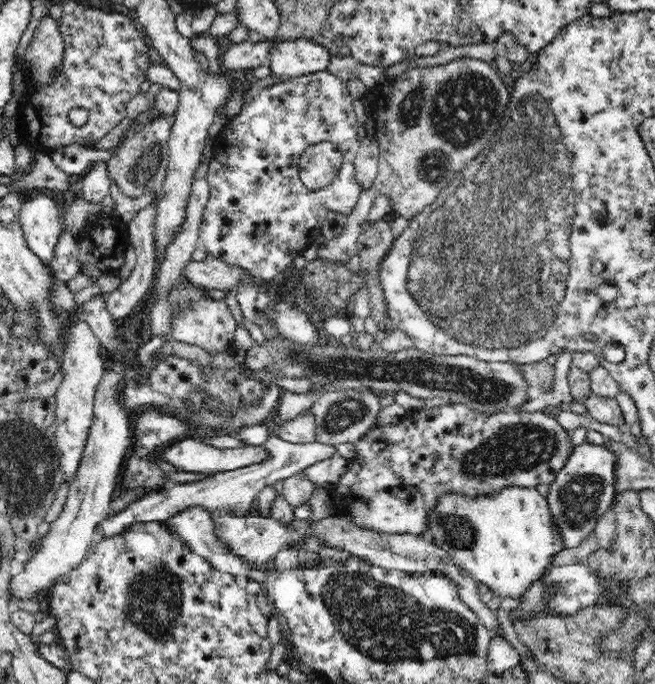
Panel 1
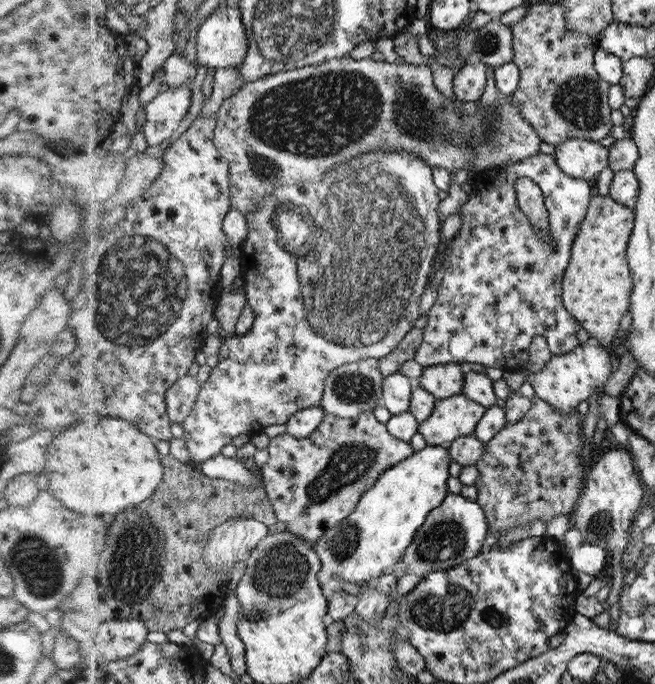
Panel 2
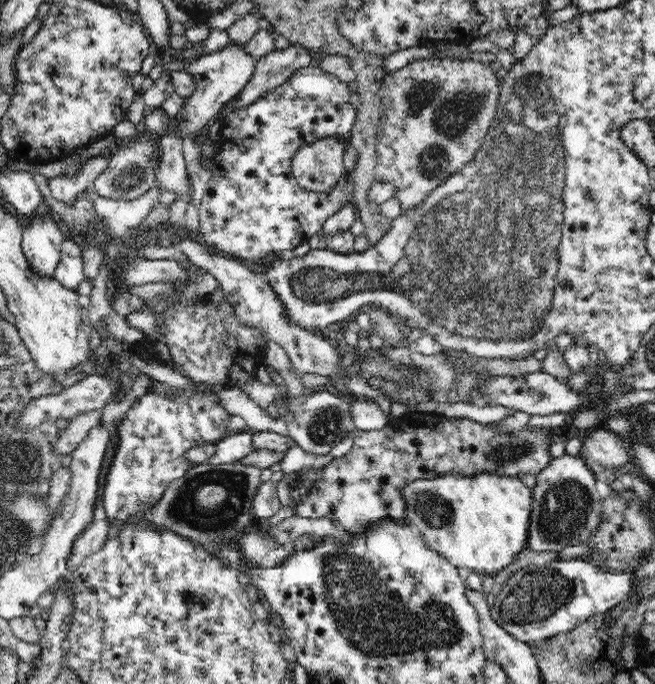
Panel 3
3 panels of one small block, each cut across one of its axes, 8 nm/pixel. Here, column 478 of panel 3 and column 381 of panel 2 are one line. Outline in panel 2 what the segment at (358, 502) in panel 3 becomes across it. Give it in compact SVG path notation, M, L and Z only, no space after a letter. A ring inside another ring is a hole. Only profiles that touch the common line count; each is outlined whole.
M366 411L348 419L328 414L312 436L302 439L286 432L285 435L271 439L268 450L271 458L264 466L265 486L278 519L287 524L288 530L306 538L312 544L324 539L328 531L336 529L352 515L361 496L365 495L386 471L402 460L409 459L414 452L411 444L398 440L398 437L388 431L385 423L377 419L373 411Z

